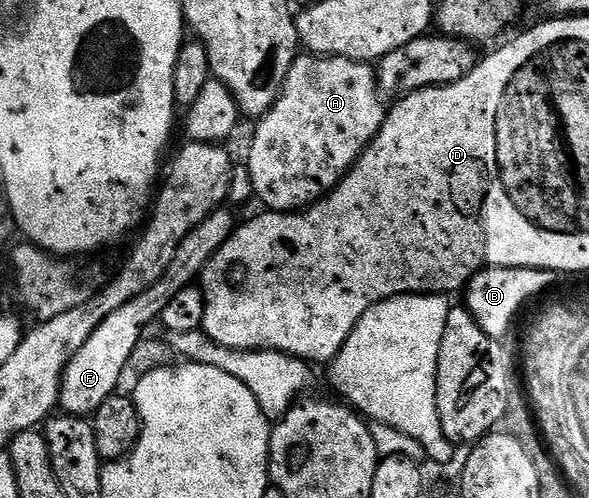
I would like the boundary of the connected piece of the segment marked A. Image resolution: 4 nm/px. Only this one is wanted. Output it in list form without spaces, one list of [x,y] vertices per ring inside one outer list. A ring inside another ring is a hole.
[[[298,55],[295,63],[291,63],[291,71],[287,71],[287,79],[283,83],[281,94],[277,97],[277,102],[266,111],[264,117],[256,122],[257,130],[254,131],[253,138],[249,141],[249,162],[247,162],[247,168],[249,178],[253,184],[253,197],[256,200],[261,200],[265,204],[264,208],[266,210],[275,213],[304,211],[314,201],[319,201],[322,197],[328,197],[329,192],[348,175],[350,167],[361,158],[363,151],[375,139],[375,135],[379,135],[386,116],[387,101],[381,90],[377,87],[377,70],[370,62],[356,61],[355,59],[347,59],[346,57]]]

